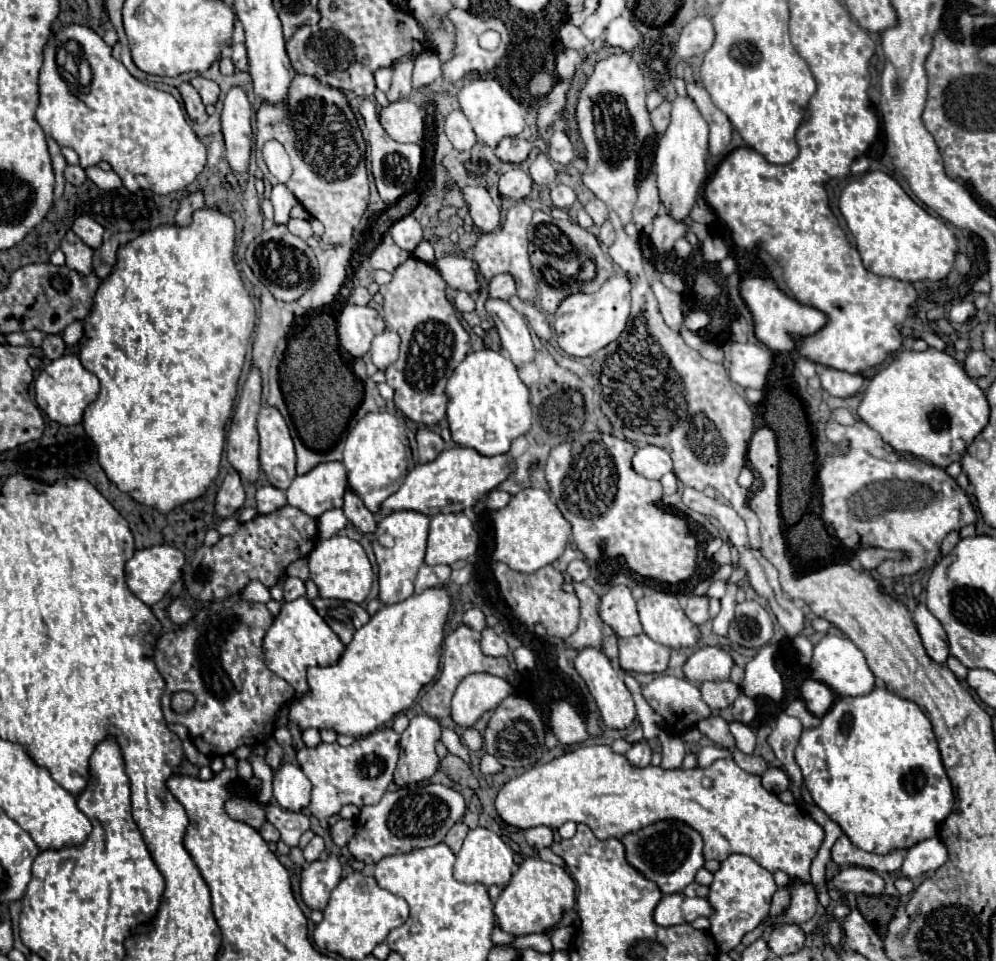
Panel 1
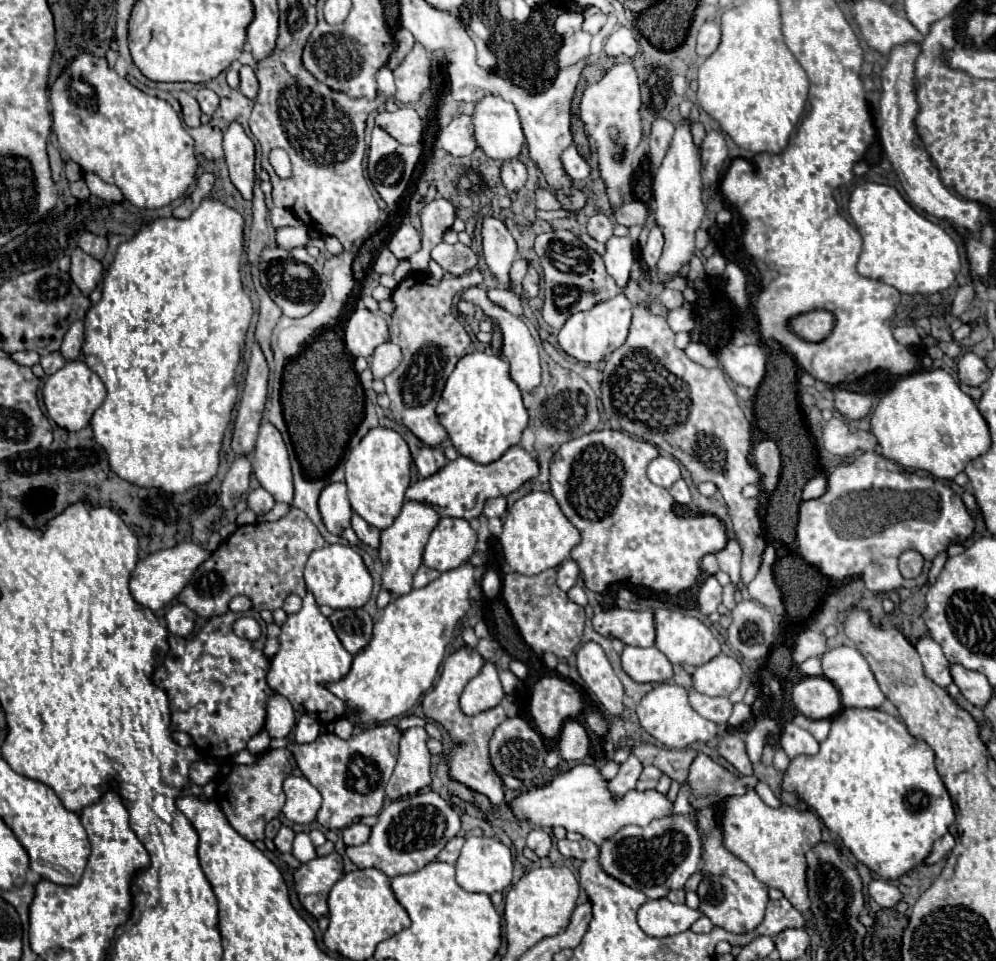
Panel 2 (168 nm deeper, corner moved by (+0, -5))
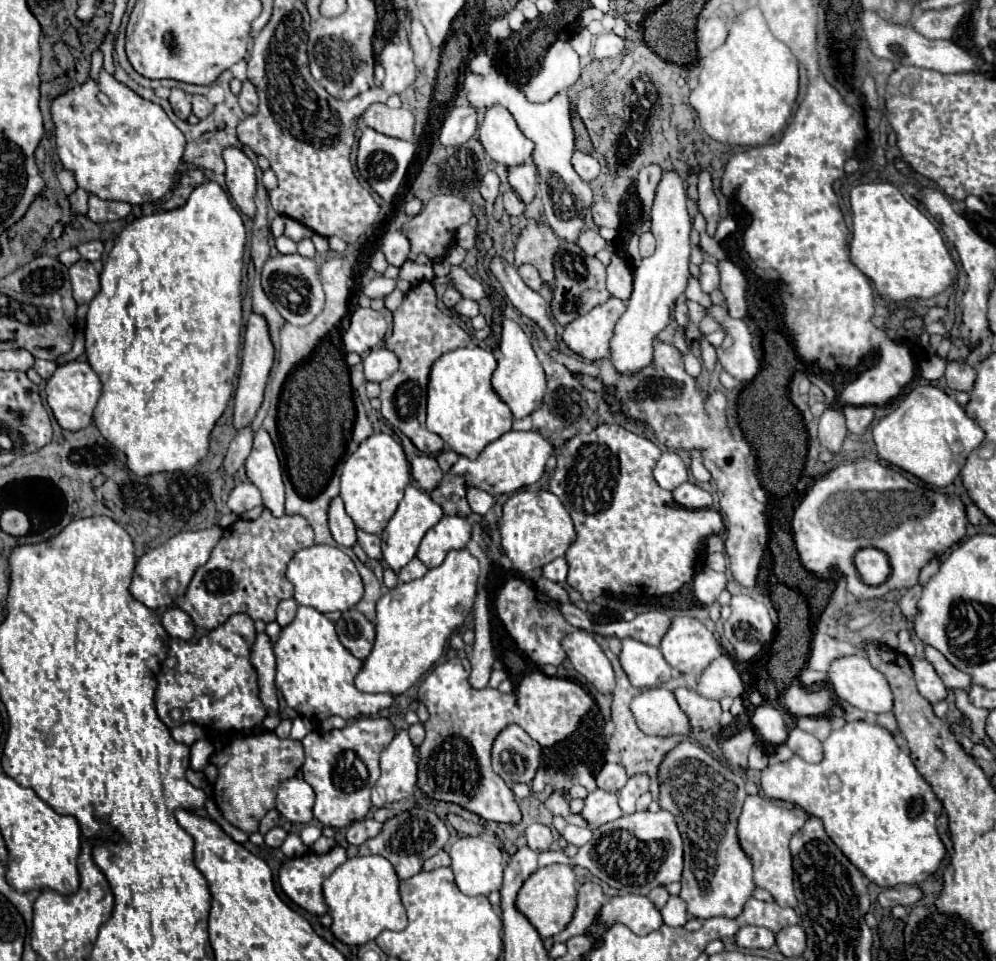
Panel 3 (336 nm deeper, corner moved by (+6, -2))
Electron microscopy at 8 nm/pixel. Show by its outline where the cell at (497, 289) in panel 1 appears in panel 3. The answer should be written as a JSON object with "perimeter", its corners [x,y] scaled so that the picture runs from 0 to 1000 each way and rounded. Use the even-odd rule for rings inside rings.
{"perimeter":[[[532,232],[524,238],[522,249],[518,253],[516,276],[521,278],[526,274],[536,276],[544,290],[554,294],[554,265],[558,263],[560,249],[550,234]]]}

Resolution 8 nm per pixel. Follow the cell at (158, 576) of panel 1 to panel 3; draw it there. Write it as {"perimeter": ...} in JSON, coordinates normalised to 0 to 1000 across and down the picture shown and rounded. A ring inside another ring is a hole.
{"perimeter":[[[215,546],[213,550],[205,550],[205,553],[185,553],[175,557],[173,561],[169,561],[165,567],[147,573],[139,586],[137,586],[137,594],[131,607],[131,617],[145,627],[149,634],[159,634],[159,632],[169,632],[175,627],[175,619],[169,615],[169,605],[177,602],[177,621],[183,621],[195,594],[205,588],[215,571],[215,567],[219,565],[219,561],[223,559],[223,548]]]}

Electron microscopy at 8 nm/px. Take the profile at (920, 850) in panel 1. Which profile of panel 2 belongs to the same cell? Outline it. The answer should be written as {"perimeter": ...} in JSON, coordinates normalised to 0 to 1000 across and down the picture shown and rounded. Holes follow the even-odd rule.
{"perimeter":[[[950,866],[944,874],[938,876],[938,882],[936,882],[934,891],[930,893],[930,897],[932,897],[932,899],[938,899],[938,897],[946,895],[946,893],[956,884],[956,882],[958,882],[958,872],[956,872],[954,866]]]}

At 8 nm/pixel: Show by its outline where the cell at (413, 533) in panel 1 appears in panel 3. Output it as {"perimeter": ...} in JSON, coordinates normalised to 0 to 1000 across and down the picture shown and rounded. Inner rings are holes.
{"perimeter":[[[410,505],[406,519],[402,521],[396,538],[392,540],[390,548],[388,548],[386,555],[384,555],[384,584],[386,584],[396,596],[402,596],[402,592],[418,580],[418,573],[420,573],[420,567],[422,567],[426,555],[428,555],[432,548],[436,548],[436,546],[444,540],[444,536],[446,536],[446,534],[444,534],[444,528],[438,525],[428,511]]]}

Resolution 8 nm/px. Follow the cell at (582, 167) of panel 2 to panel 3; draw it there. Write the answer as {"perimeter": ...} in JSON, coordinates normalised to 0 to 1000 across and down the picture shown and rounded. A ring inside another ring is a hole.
{"perimeter":[[[576,157],[576,161],[574,161],[574,174],[582,182],[584,188],[594,188],[602,180],[600,168],[594,161],[584,159],[584,157]]]}

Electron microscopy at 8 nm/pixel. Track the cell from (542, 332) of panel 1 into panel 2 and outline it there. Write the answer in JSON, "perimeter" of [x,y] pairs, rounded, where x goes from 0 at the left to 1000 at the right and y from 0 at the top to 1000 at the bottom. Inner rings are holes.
{"perimeter":[[[494,300],[488,304],[492,314],[496,314],[498,318],[504,318],[506,323],[510,323],[512,327],[524,329],[524,318],[522,318],[522,310],[518,308],[518,304],[508,302],[508,300]]]}

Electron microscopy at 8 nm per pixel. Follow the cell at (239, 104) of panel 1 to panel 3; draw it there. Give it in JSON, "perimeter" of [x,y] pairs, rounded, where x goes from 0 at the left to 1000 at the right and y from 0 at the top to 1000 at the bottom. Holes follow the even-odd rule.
{"perimeter":[[[225,153],[223,157],[227,170],[227,197],[237,211],[237,215],[255,226],[255,201],[257,201],[257,174],[241,153]]]}

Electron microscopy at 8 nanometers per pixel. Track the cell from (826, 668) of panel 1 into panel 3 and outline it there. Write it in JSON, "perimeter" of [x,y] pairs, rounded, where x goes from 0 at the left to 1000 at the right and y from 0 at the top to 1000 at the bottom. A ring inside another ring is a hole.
{"perimeter":[[[849,682],[849,684],[837,686],[833,690],[831,704],[843,729],[849,729],[865,740],[876,740],[876,742],[890,742],[896,738],[896,721],[894,721],[892,709],[871,690],[867,682]]]}

